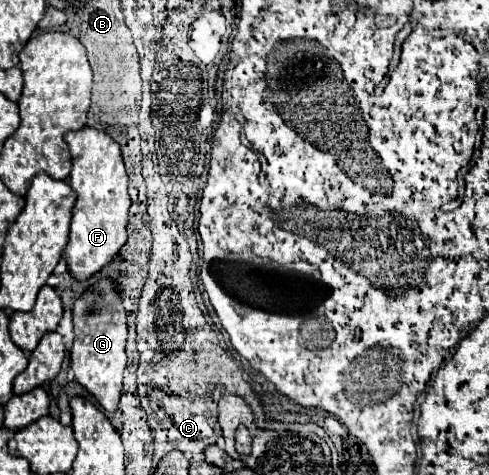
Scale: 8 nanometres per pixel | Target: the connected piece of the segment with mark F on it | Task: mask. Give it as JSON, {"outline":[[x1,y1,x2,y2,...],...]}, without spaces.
{"outline":[[82,128,68,132,64,138,72,154,72,172,68,176,68,184,76,194,76,202,72,208,68,244,62,252,62,258,68,264,68,272,82,282,110,264,126,244,126,222,130,208,128,176,120,146,108,134,94,128]]}

